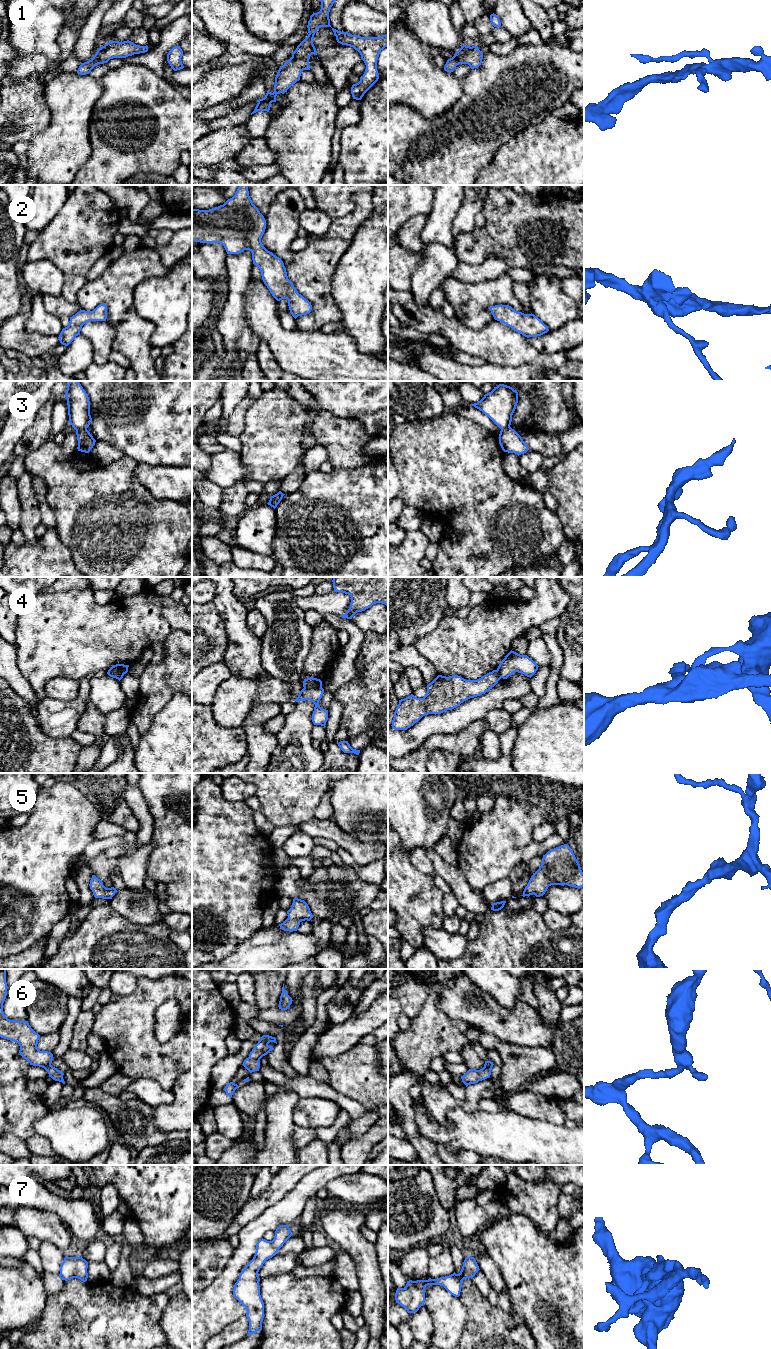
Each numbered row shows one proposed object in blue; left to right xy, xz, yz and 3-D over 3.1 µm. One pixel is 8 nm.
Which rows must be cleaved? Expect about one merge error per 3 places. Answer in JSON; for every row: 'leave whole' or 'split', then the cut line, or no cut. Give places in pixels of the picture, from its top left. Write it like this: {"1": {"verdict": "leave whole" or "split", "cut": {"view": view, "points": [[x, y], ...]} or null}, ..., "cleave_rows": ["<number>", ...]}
{"1": {"verdict": "leave whole", "cut": null}, "2": {"verdict": "leave whole", "cut": null}, "3": {"verdict": "split", "cut": {"view": "xy", "points": [[86, 428], [78, 428], [76, 430]]}}, "4": {"verdict": "split", "cut": {"view": "xz", "points": [[321, 686], [304, 688]]}}, "5": {"verdict": "leave whole", "cut": null}, "6": {"verdict": "leave whole", "cut": null}, "7": {"verdict": "leave whole", "cut": null}, "cleave_rows": ["3", "4"]}

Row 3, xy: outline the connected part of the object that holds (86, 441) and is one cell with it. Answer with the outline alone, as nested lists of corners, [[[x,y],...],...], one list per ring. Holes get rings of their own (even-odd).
[[[87,429],[76,430],[76,435],[78,440],[78,451],[89,453],[95,445],[96,440]]]

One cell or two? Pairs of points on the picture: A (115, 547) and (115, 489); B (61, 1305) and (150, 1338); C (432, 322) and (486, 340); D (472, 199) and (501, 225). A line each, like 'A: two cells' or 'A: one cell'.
A: one cell
B: one cell
C: one cell
D: two cells

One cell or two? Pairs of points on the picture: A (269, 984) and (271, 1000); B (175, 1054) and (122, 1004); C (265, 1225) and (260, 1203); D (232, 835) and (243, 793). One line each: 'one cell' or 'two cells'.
A: one cell
B: one cell
C: two cells
D: two cells

